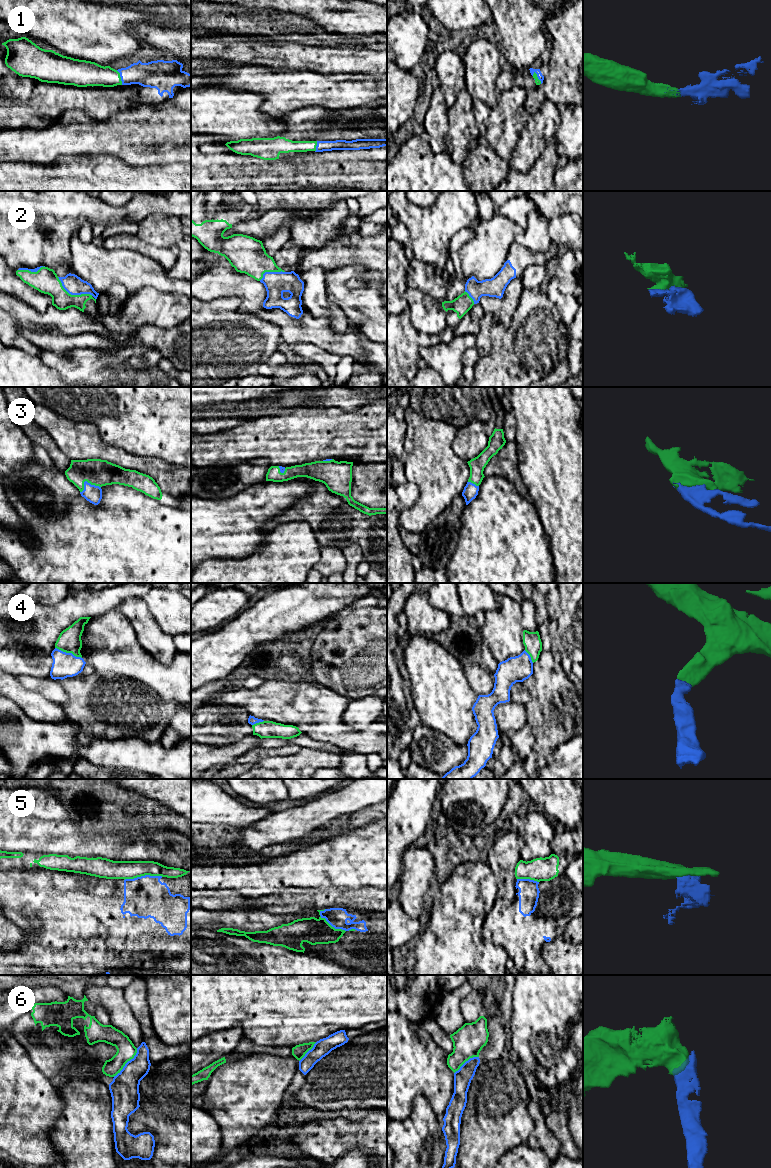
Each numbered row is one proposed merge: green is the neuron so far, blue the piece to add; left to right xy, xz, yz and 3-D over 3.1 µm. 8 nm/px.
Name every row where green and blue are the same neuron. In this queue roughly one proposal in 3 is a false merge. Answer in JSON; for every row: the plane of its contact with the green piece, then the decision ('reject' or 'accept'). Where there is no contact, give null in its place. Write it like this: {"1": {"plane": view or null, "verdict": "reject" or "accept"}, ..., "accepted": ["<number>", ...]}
{"1": {"plane": "xy", "verdict": "accept"}, "2": {"plane": "xy", "verdict": "accept"}, "3": {"plane": "xy", "verdict": "accept"}, "4": {"plane": "xy", "verdict": "accept"}, "5": {"plane": "xy", "verdict": "reject"}, "6": {"plane": "xy", "verdict": "reject"}, "accepted": ["1", "2", "3", "4"]}

